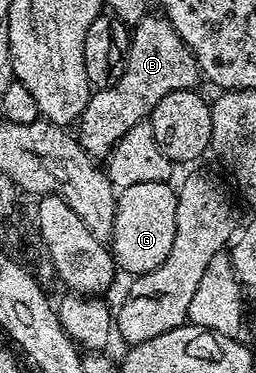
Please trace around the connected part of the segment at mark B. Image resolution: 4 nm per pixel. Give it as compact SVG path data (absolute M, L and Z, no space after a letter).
M144 16L134 23L129 34L127 59L121 76L113 85L95 90L77 123L77 137L81 148L96 160L106 159L119 143L121 136L137 123L150 119L153 108L161 104L169 92L196 89L201 71L191 49L181 40L166 17Z

